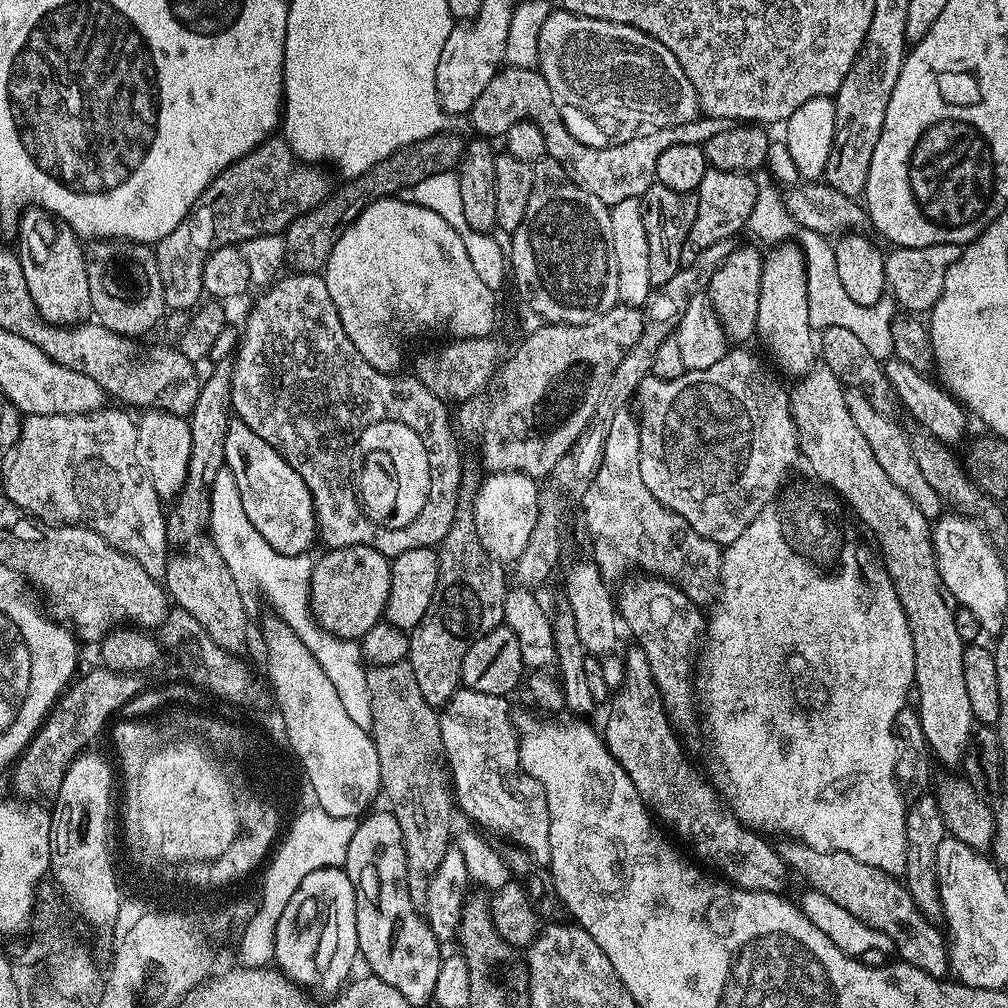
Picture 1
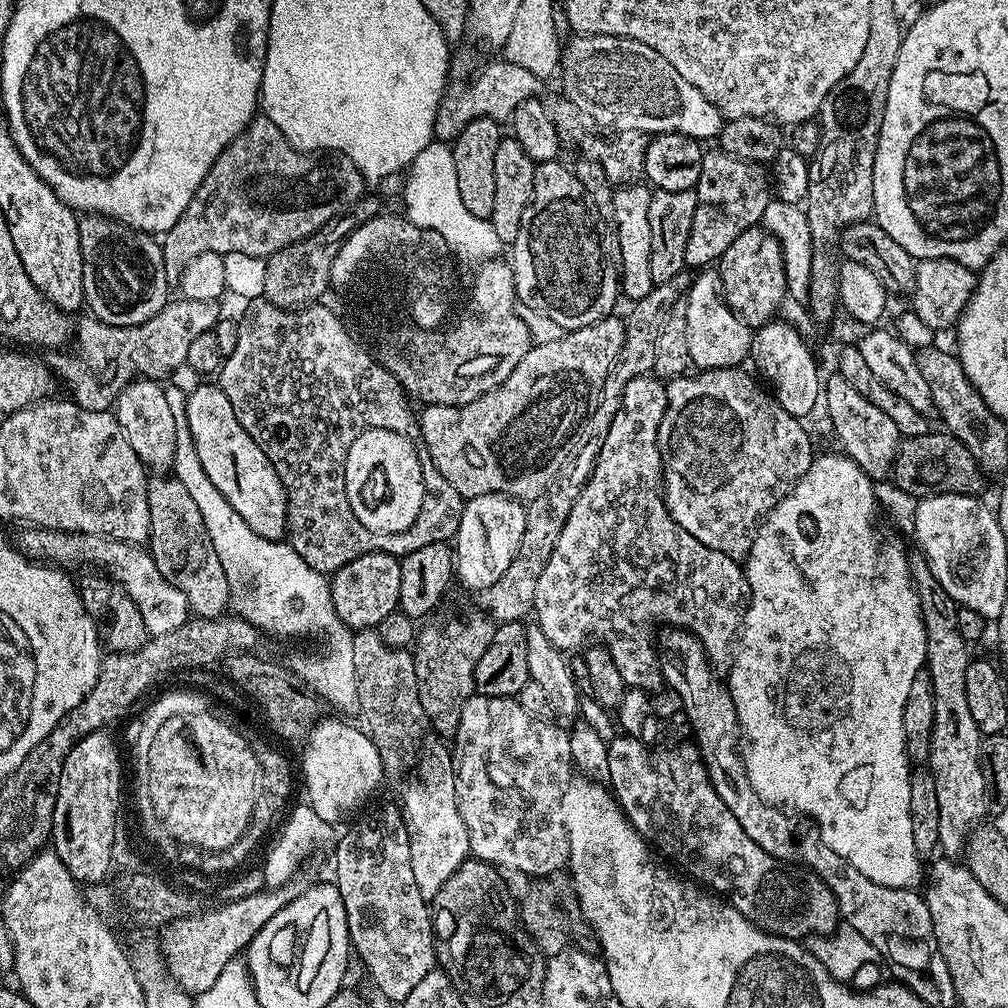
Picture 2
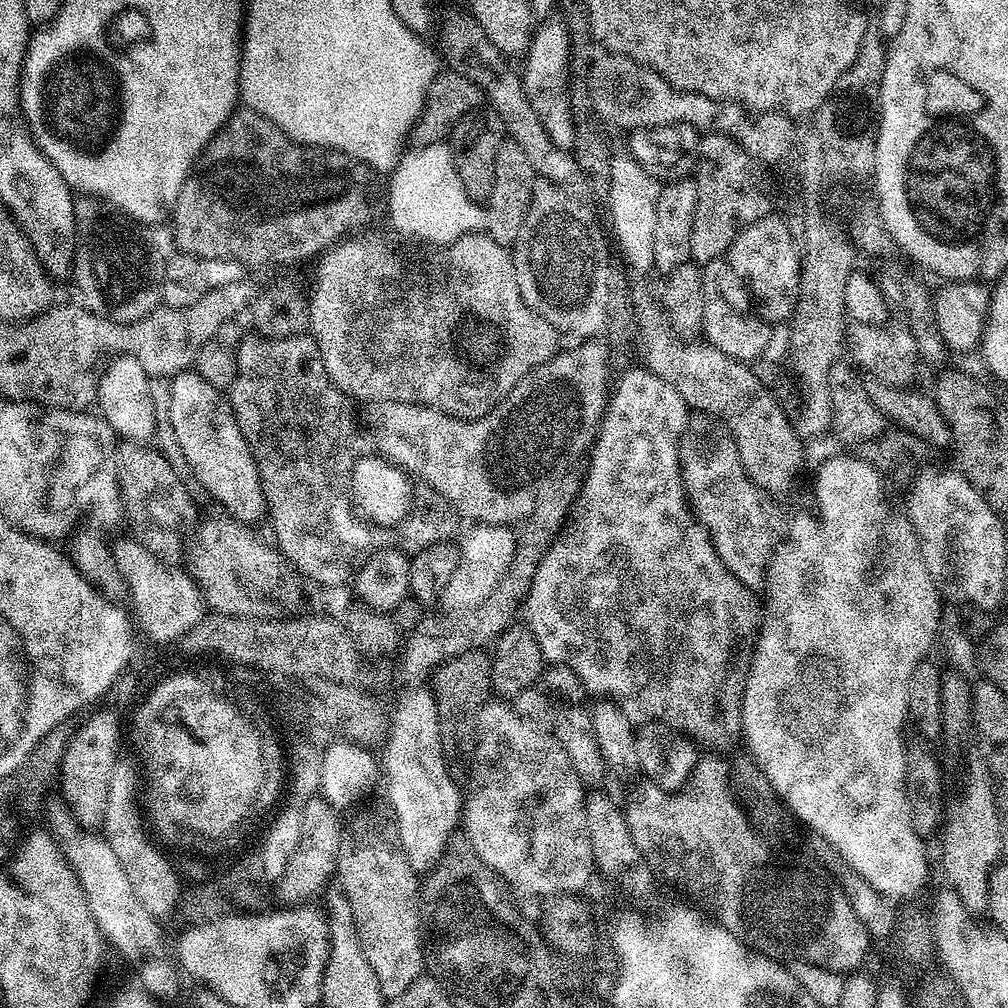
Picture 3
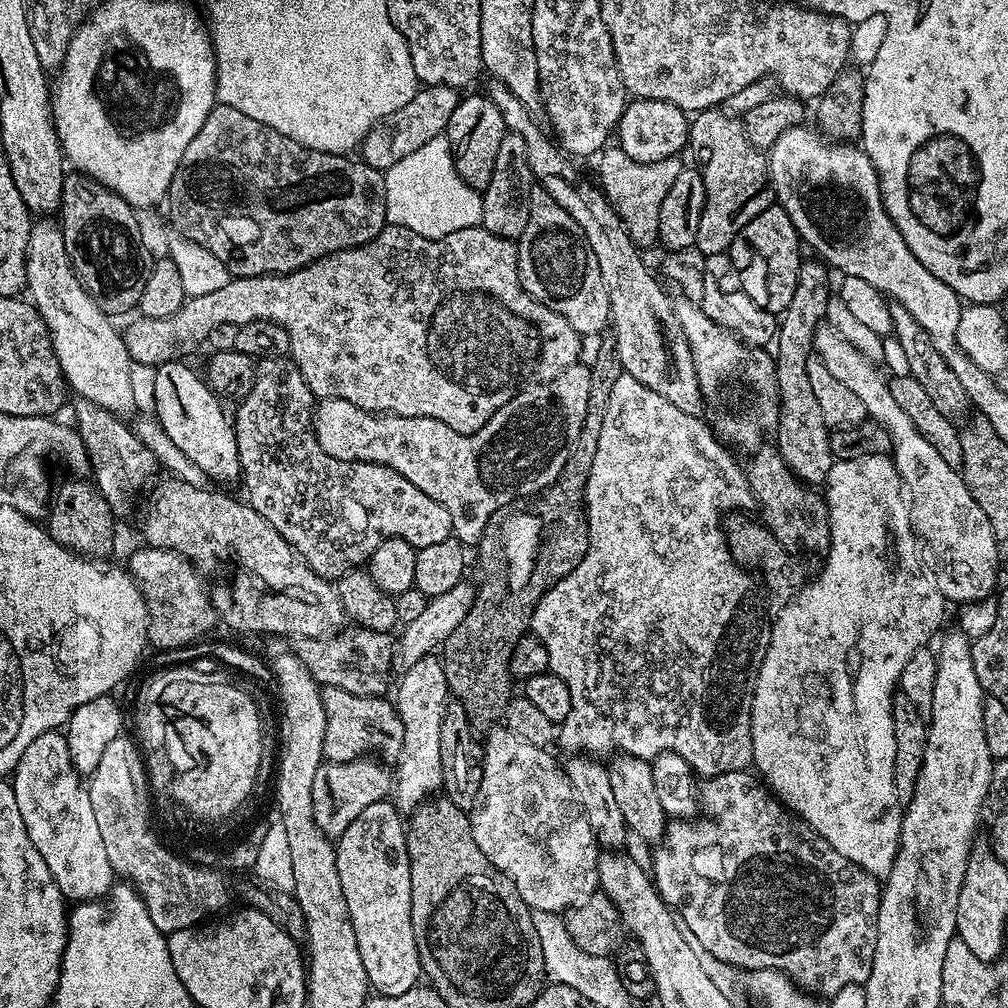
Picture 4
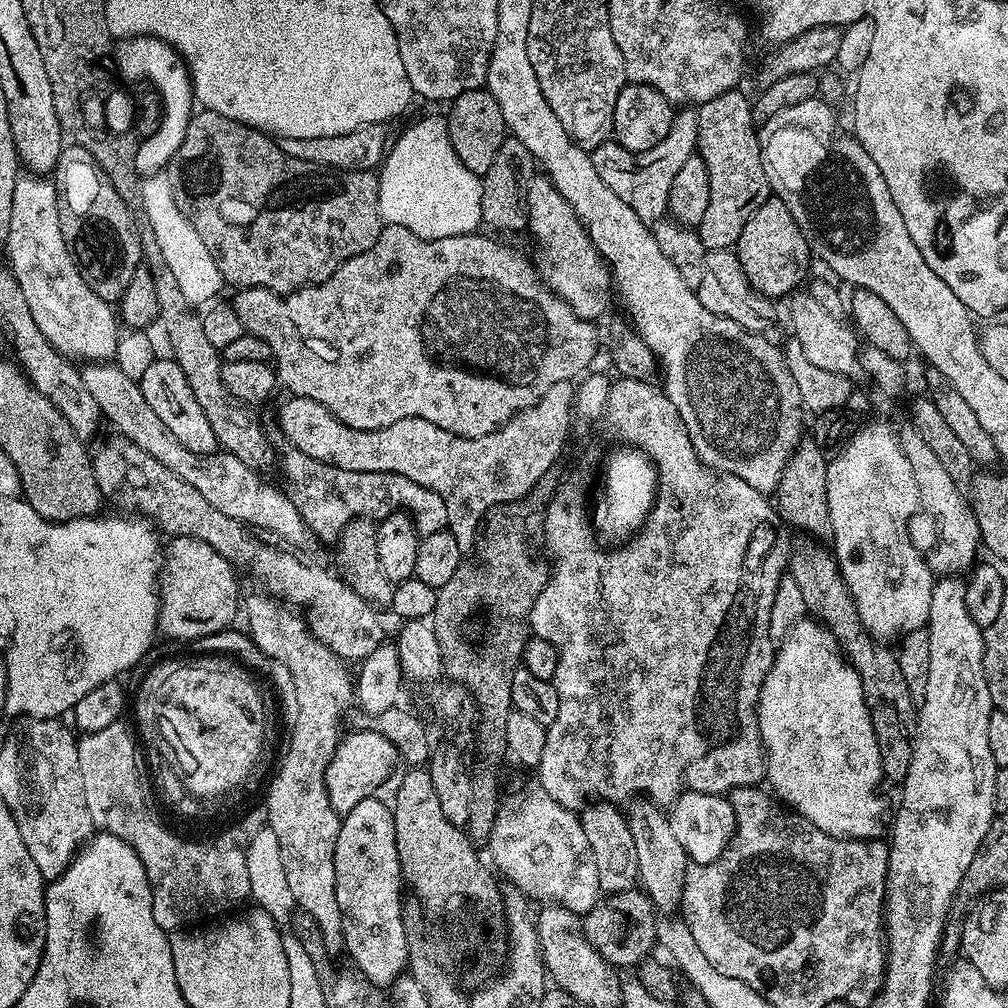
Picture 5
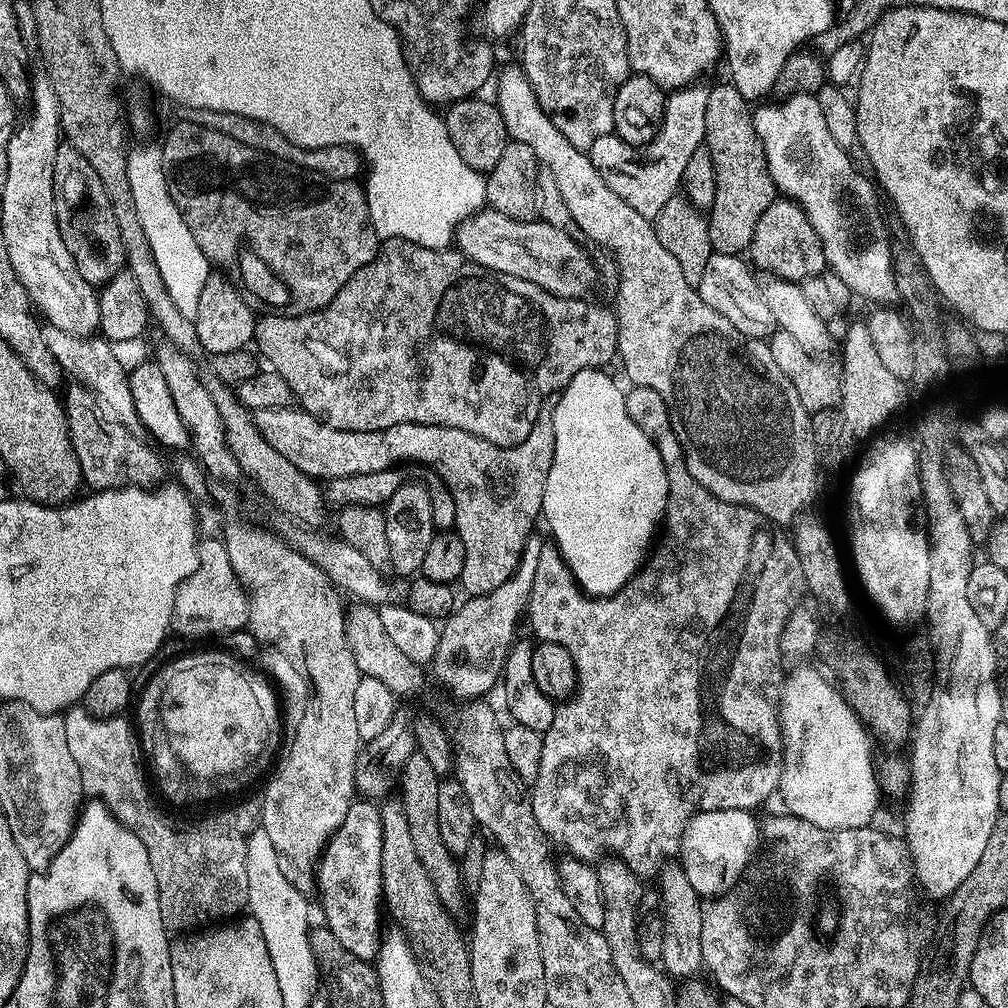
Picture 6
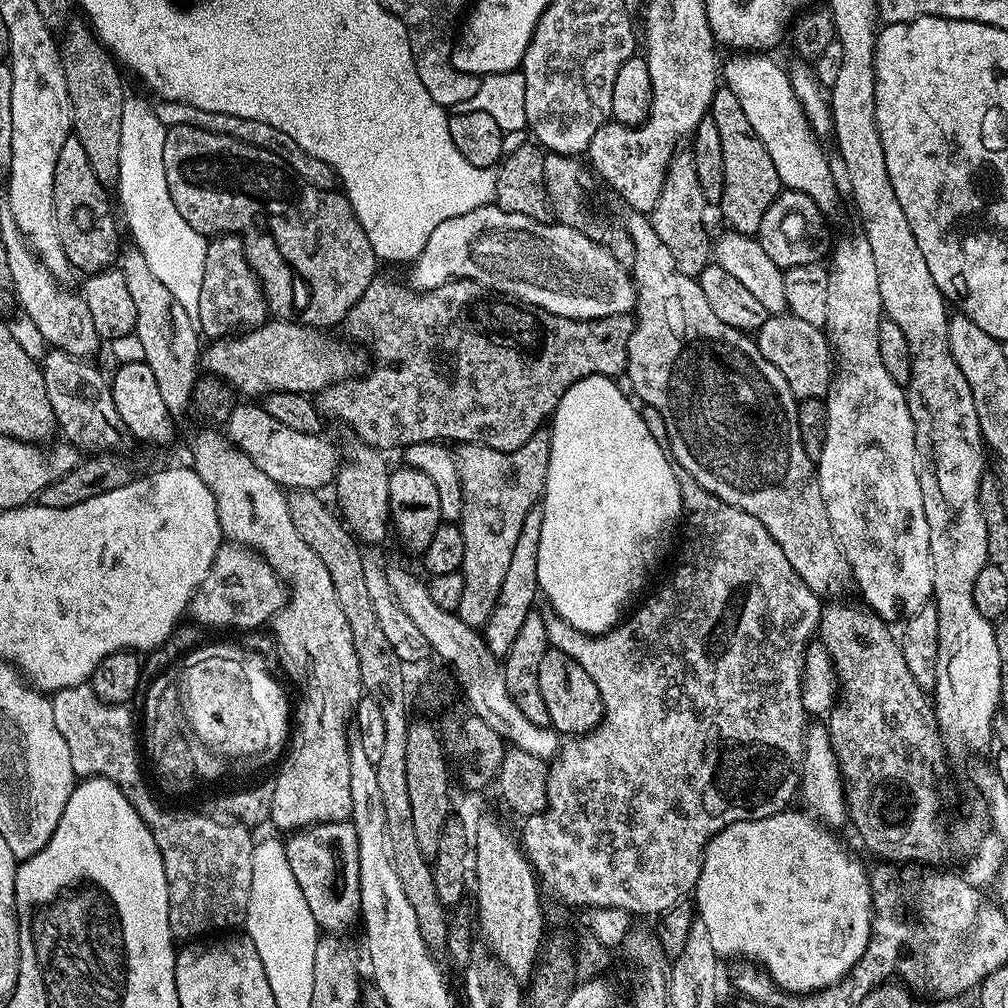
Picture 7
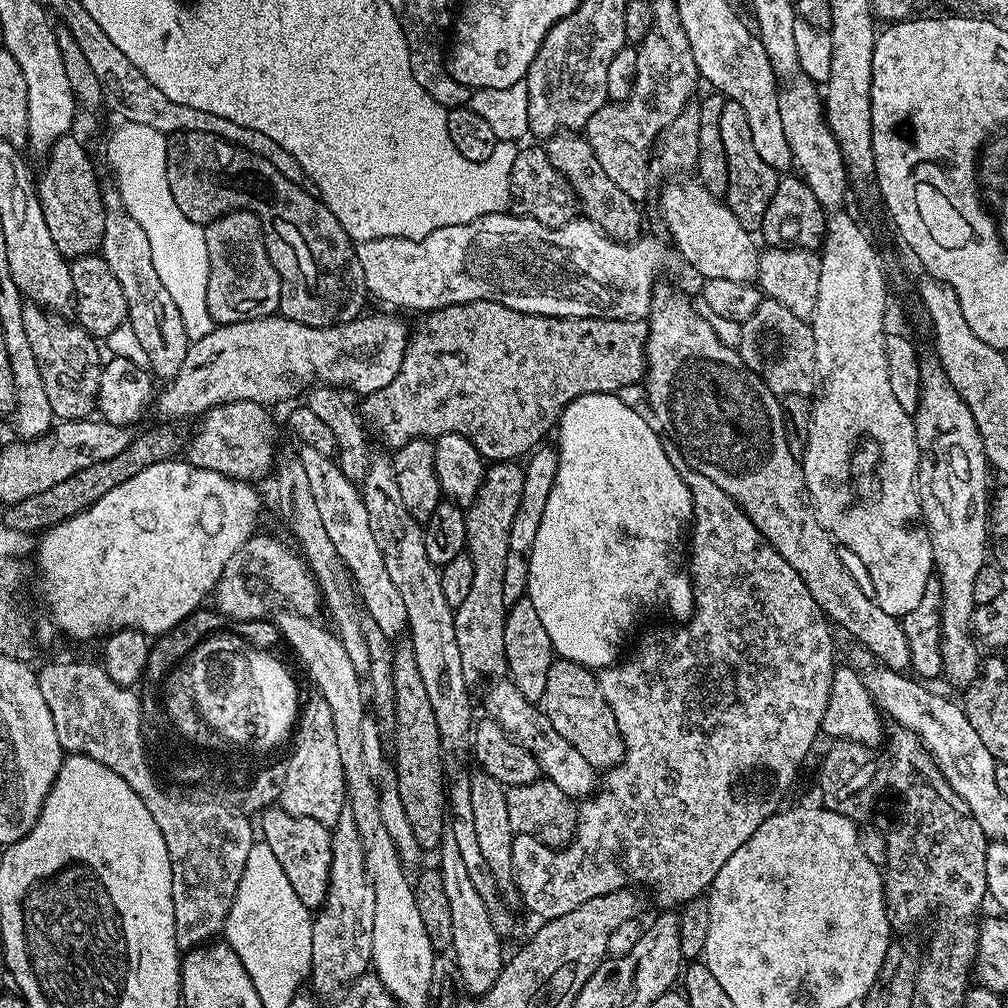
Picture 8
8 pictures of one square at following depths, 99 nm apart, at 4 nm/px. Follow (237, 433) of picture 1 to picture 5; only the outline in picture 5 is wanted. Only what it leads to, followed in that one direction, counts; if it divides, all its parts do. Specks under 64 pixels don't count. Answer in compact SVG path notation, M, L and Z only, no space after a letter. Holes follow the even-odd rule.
M168 356L157 357L142 374L138 383L151 409L158 414L159 418L162 418L167 429L178 438L178 441L182 442L183 446L186 446L187 450L202 456L208 456L217 451L218 445L214 438L214 430L210 430L210 422L206 420L206 414L202 414L202 406L198 406L198 398L194 398L194 390L190 390L190 382L186 382L186 374L183 374L182 368L175 360Z

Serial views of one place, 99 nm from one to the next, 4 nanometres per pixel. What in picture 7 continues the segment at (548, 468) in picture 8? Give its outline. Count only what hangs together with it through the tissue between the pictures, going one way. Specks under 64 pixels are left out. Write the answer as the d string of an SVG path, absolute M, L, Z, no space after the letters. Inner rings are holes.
M537 506L526 514L518 542L514 542L514 555L510 557L502 590L498 590L498 602L494 602L494 610L482 626L485 644L497 658L508 655L510 646L514 646L514 638L518 638L518 630L522 630L522 622L534 611L535 604L532 603L538 600L538 538L543 513L543 507Z

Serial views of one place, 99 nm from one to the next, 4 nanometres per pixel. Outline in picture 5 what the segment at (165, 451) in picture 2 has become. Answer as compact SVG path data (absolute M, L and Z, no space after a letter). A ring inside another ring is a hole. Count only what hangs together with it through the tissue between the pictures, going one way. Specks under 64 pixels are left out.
M20 174L16 177L16 185L14 186L14 206L10 210L10 230L8 231L8 239L6 241L8 247L8 260L10 263L10 271L16 277L18 285L22 288L23 297L26 298L27 305L34 316L34 321L38 324L38 329L42 330L42 334L46 336L53 347L57 349L63 356L69 358L77 358L81 356L84 362L108 362L115 357L116 343L118 341L118 333L116 334L116 324L118 325L118 316L114 311L113 305L109 301L98 298L98 294L94 294L94 290L90 290L90 286L86 286L86 282L80 273L80 267L76 264L76 259L72 257L72 251L68 249L68 243L62 238L62 226L58 222L58 202L56 201L56 185L51 179L45 178L40 174Z

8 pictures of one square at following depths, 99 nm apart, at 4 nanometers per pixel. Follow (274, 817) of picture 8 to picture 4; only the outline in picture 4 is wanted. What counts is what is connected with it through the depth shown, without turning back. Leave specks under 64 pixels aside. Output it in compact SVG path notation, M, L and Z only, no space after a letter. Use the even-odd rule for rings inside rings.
M387 799L374 802L374 806L366 806L350 826L335 841L336 865L338 866L338 882L342 882L342 894L346 898L346 910L350 914L350 922L354 926L354 938L358 938L358 954L362 954L362 966L366 966L366 978L371 991L379 995L400 995L419 985L422 980L422 969L420 967L420 955L418 954L418 942L414 942L414 926L410 918L410 858L408 857L408 837L406 835L406 824L402 819L395 803Z

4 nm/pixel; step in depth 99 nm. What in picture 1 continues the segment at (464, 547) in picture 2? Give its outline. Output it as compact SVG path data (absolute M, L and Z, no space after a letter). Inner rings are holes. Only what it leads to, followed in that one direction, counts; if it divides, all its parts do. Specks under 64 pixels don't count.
M524 472L489 473L482 481L475 498L475 530L485 552L498 562L516 561L538 520L540 486L535 477Z

